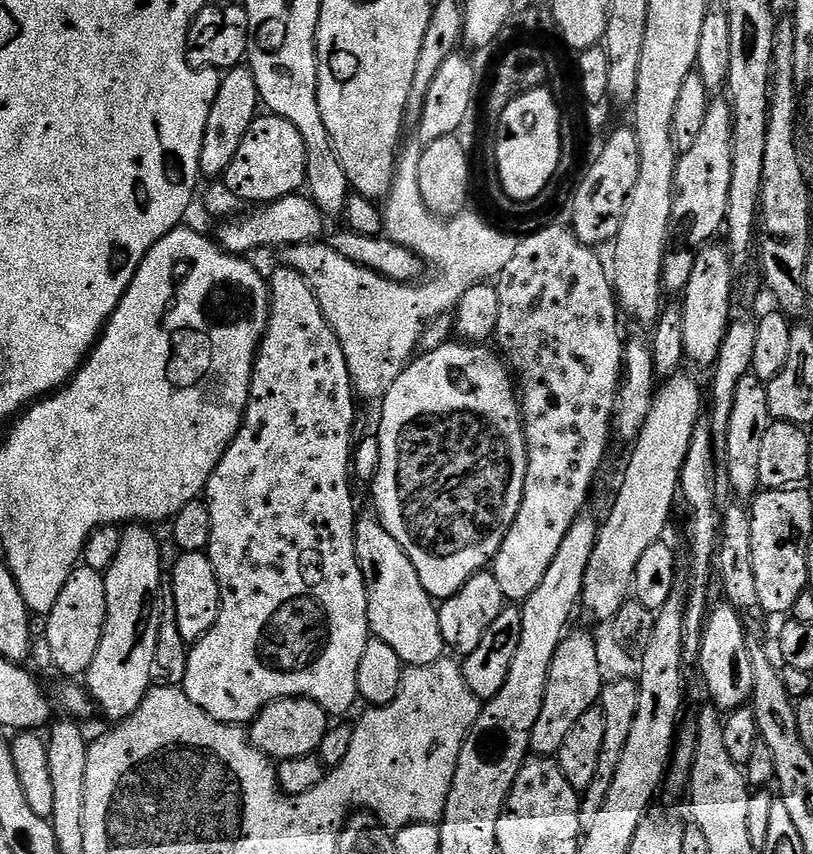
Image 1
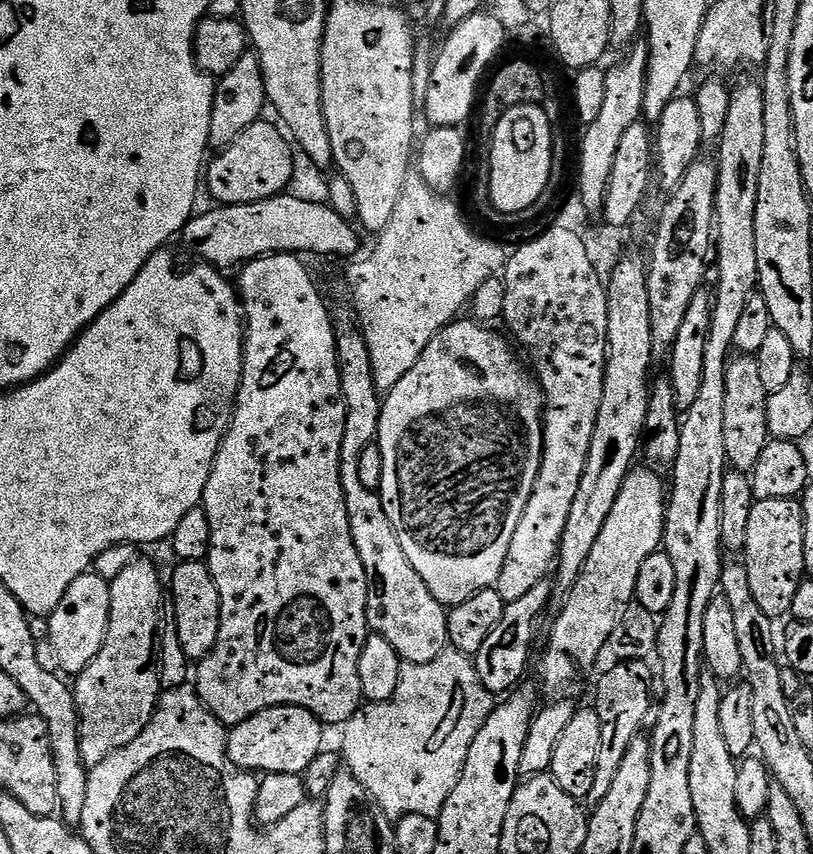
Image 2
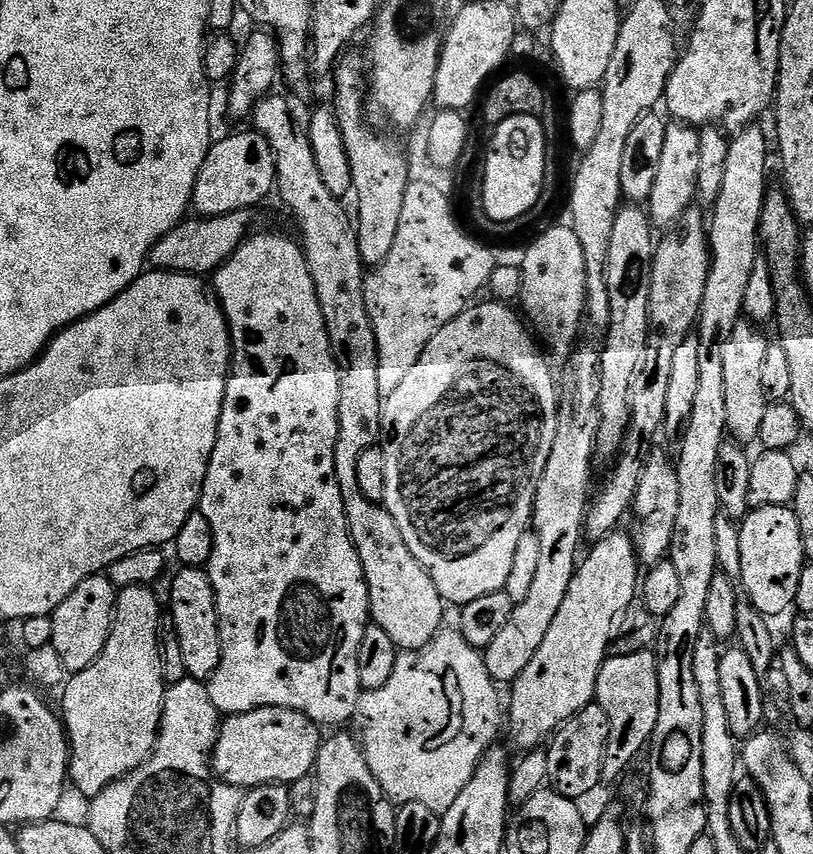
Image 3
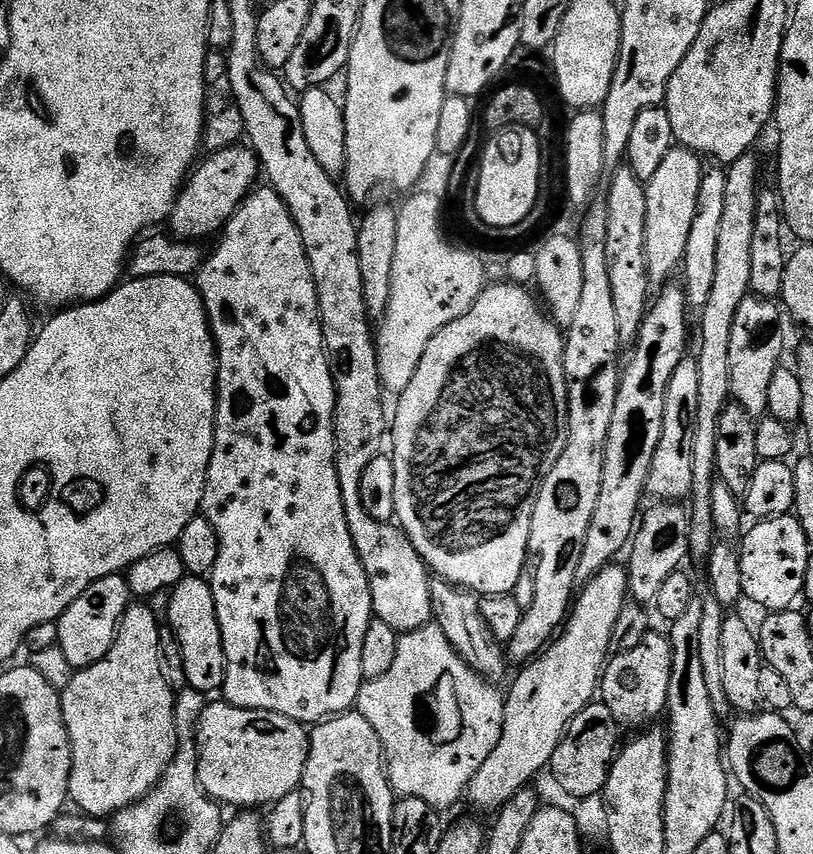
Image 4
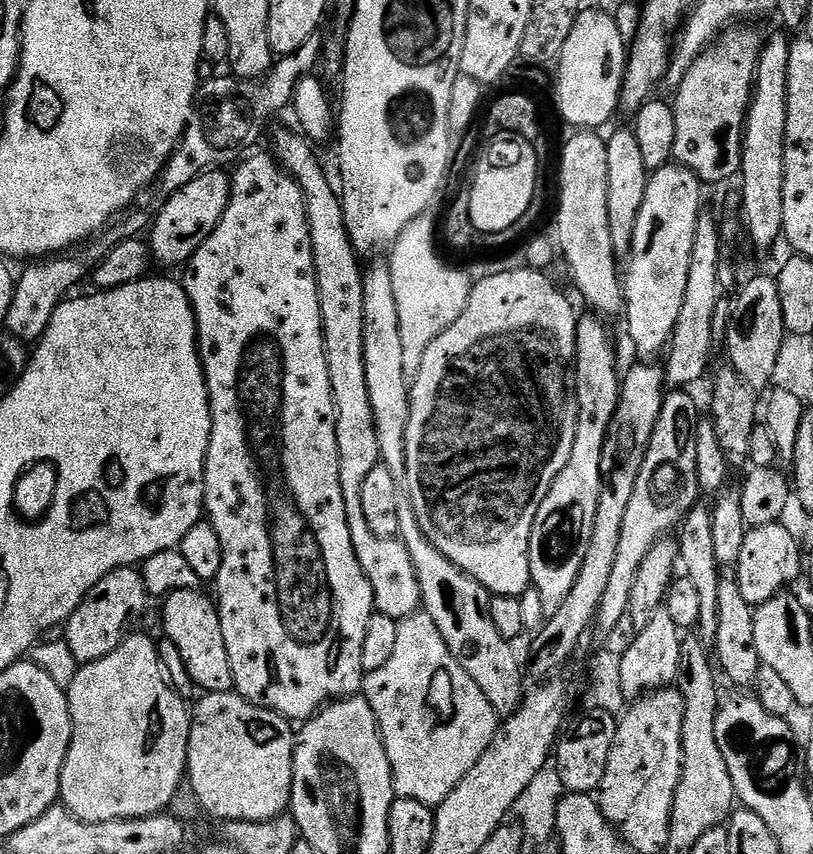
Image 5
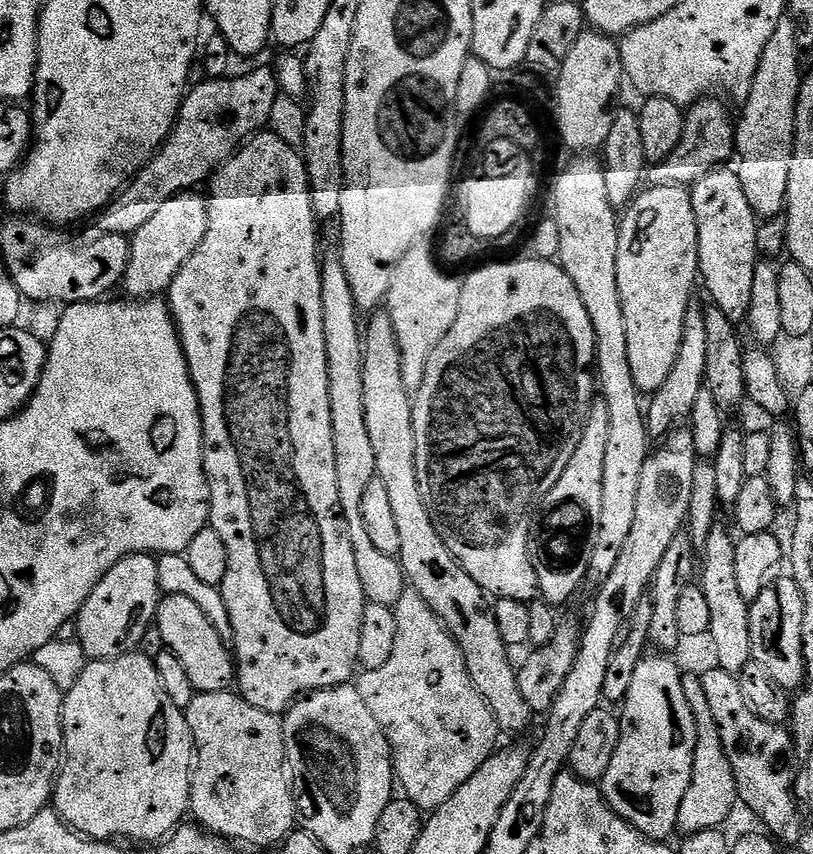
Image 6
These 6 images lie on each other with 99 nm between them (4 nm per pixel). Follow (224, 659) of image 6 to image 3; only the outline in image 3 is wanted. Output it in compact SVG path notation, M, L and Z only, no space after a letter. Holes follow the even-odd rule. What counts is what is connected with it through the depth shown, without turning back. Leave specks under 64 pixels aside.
M181 567L179 571L180 573L172 580L172 593L169 594L168 600L166 596L167 607L168 604L172 607L170 624L176 629L185 673L191 679L207 682L214 674L214 670L218 670L218 662L222 658L216 595L204 568Z

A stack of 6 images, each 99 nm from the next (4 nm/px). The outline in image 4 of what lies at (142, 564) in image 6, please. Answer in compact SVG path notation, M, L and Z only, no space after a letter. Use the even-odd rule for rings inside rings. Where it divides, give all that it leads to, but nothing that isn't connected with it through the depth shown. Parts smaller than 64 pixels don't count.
M123 575L107 576L98 578L70 606L61 614L60 619L55 621L55 643L66 654L66 662L70 662L73 670L89 668L94 662L106 658L110 646L116 637L116 628L120 624L122 614L128 609L130 593L128 581Z

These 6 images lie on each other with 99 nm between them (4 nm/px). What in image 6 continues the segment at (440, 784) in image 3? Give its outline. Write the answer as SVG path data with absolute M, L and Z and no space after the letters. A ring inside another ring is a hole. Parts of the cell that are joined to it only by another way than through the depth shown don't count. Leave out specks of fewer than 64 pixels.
M405 590L400 601L394 605L398 622L398 638L394 642L394 654L378 670L361 671L358 687L362 702L370 706L370 714L378 718L378 726L392 747L392 771L397 785L404 787L403 795L413 800L421 810L435 810L497 751L496 739L502 733L496 715L481 698L468 673L462 651L444 624L432 612L432 607L415 590Z

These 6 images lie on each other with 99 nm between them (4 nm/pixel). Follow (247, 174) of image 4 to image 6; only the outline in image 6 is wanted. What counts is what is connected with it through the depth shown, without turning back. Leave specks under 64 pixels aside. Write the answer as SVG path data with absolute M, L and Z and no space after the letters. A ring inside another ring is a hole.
M199 191L180 192L174 198L162 202L158 210L132 237L128 249L130 258L124 275L123 291L133 300L151 300L160 298L172 287L174 278L178 278L178 270L186 266L186 262L202 246L202 238L206 238L206 230L210 226L208 200L199 196Z

